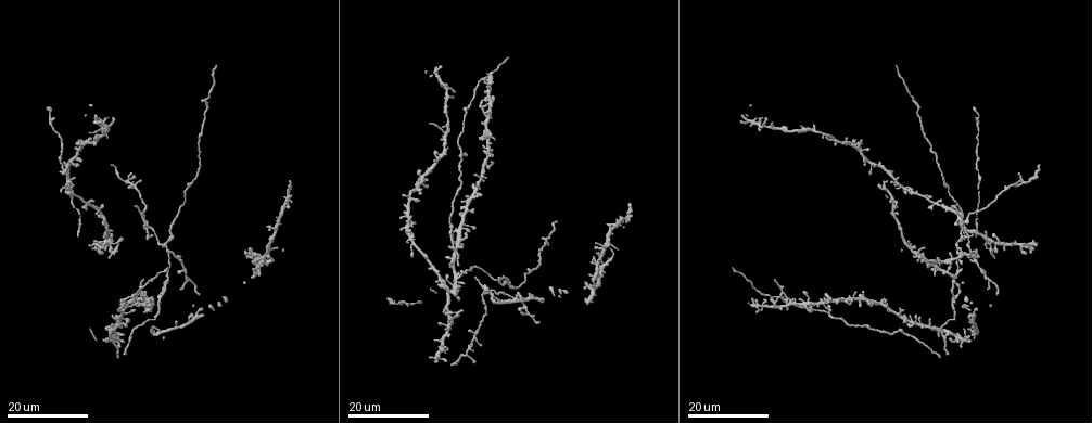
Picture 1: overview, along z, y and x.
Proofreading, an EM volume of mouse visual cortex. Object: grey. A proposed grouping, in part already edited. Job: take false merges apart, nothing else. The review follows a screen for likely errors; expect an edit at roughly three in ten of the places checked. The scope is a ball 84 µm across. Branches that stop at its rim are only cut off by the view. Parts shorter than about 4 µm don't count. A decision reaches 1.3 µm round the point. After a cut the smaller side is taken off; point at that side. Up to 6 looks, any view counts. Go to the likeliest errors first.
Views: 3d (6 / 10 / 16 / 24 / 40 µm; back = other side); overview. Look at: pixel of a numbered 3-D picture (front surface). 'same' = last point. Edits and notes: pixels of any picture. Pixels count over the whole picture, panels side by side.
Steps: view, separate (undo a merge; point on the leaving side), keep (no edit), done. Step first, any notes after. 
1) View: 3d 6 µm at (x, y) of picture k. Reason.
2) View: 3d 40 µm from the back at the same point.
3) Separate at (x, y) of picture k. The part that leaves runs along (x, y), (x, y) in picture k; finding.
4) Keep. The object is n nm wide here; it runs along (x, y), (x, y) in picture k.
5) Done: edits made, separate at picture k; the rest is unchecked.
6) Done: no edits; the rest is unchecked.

View: 3d 24 µm at (118, 244) of picture 1. Arms part here.

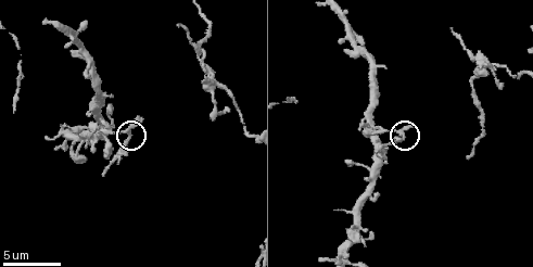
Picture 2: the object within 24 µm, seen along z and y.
View: 3d 10 µm at (126, 132) of picture 2. Zoom in.

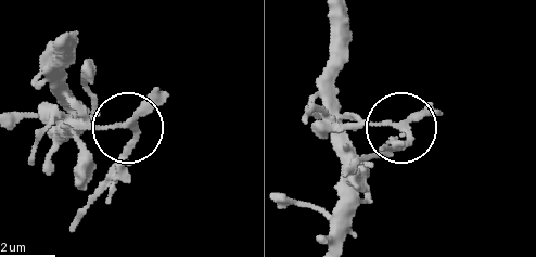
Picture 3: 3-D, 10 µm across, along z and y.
Keep. 3 arms meet here; one neuron here.

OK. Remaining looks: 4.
View: 3d 24 µm at (475, 338) of picture 1.

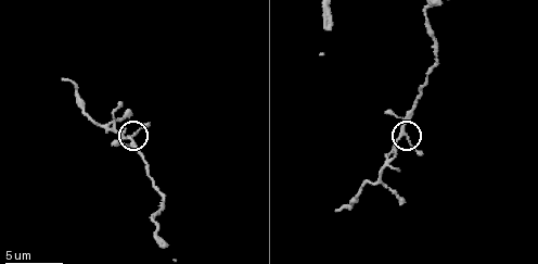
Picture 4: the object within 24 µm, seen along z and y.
View: 3d 6 µm at (403, 128) of picture 4.

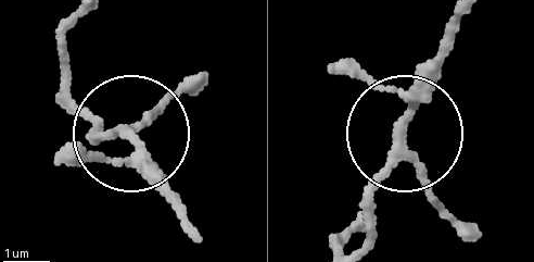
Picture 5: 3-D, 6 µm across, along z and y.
Keep. 3 arms meet here; it runs along (468, 15), (410, 121), (371, 234) in picture 5; all the same neuron.

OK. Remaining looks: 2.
View: 3d 24 µm at (456, 277) of picture 1. Three arms meet.

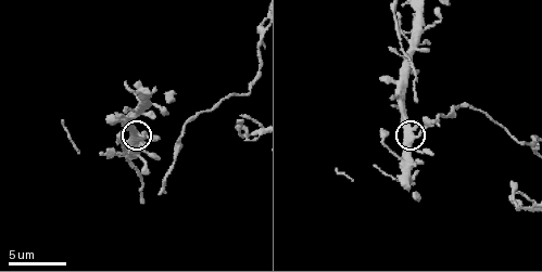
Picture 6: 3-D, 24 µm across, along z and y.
View: 3d 6 µm at (132, 135) of picture 6.

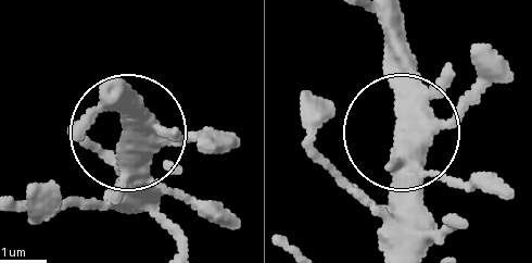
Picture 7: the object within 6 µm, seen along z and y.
Keep. 3 arms meet here; it runs along (504, 76), (410, 123), (400, 147), (400, 225) in picture 7; continuous, no second neuron.

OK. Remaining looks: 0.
Done: no edits; the rest is unchecked.

